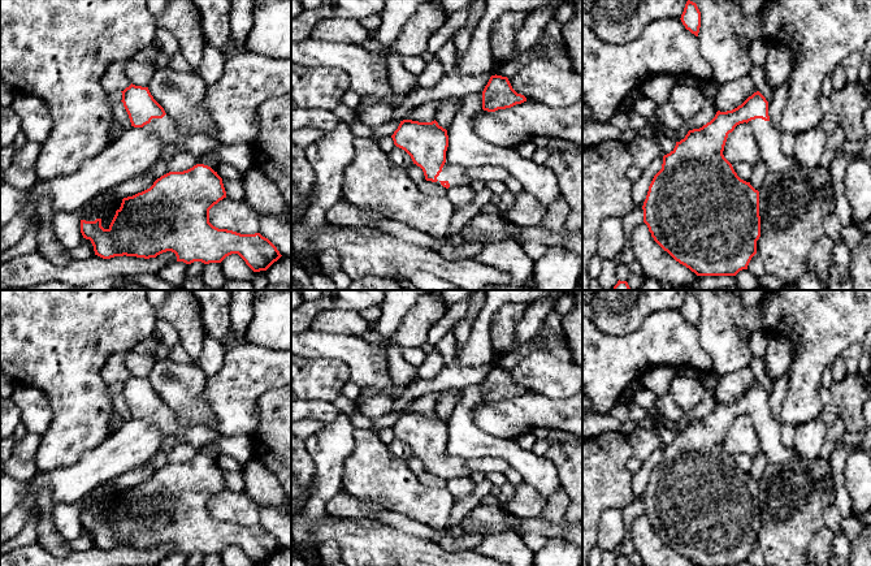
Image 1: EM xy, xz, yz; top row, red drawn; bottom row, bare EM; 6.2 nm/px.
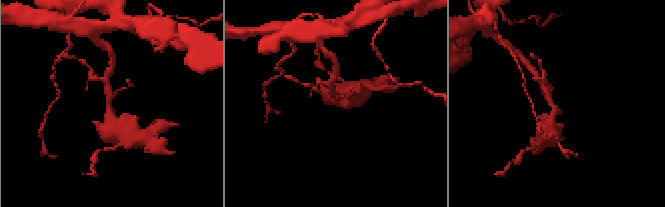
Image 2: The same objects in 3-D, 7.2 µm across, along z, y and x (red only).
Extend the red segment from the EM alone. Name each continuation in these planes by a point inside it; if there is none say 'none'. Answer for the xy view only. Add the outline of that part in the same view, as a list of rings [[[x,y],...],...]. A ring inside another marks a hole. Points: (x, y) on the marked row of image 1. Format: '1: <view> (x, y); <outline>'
1: xy (165, 126); [[[168,115],[162,118],[152,118],[151,122],[143,128],[153,129],[155,133],[164,138],[166,146],[174,144],[179,139],[176,124]]]

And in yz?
1: yz (768, 139); [[[755,118],[748,124],[754,131],[762,160],[766,163],[768,170],[784,172],[801,165],[793,154],[785,155],[783,152],[781,131],[776,130],[771,121]]]

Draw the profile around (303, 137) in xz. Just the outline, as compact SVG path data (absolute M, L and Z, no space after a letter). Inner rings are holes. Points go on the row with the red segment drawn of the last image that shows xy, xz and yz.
M302 128L299 130L291 130L291 144L304 150L311 143L324 137L325 133L326 131L316 128Z

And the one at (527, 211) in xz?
M523 191L516 195L511 208L500 212L499 216L511 225L517 228L533 228L542 225L547 208L538 202L532 194Z

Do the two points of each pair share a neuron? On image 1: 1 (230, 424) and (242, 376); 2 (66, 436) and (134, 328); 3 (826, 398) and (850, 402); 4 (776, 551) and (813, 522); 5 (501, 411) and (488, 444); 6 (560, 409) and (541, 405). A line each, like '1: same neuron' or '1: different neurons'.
1: same neuron
2: same neuron
3: different neurons
4: same neuron
5: different neurons
6: same neuron

